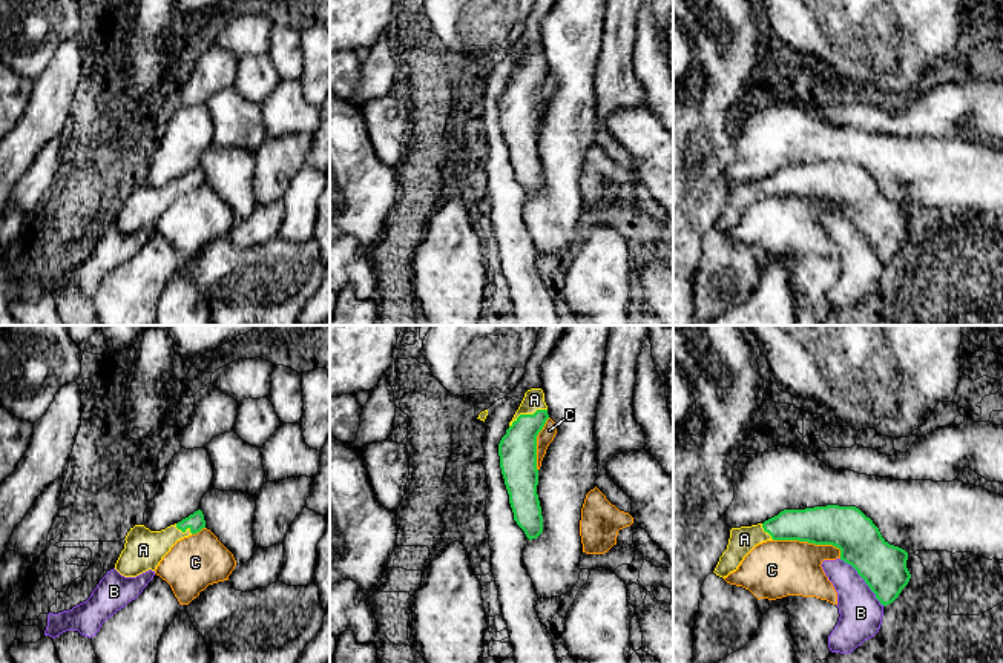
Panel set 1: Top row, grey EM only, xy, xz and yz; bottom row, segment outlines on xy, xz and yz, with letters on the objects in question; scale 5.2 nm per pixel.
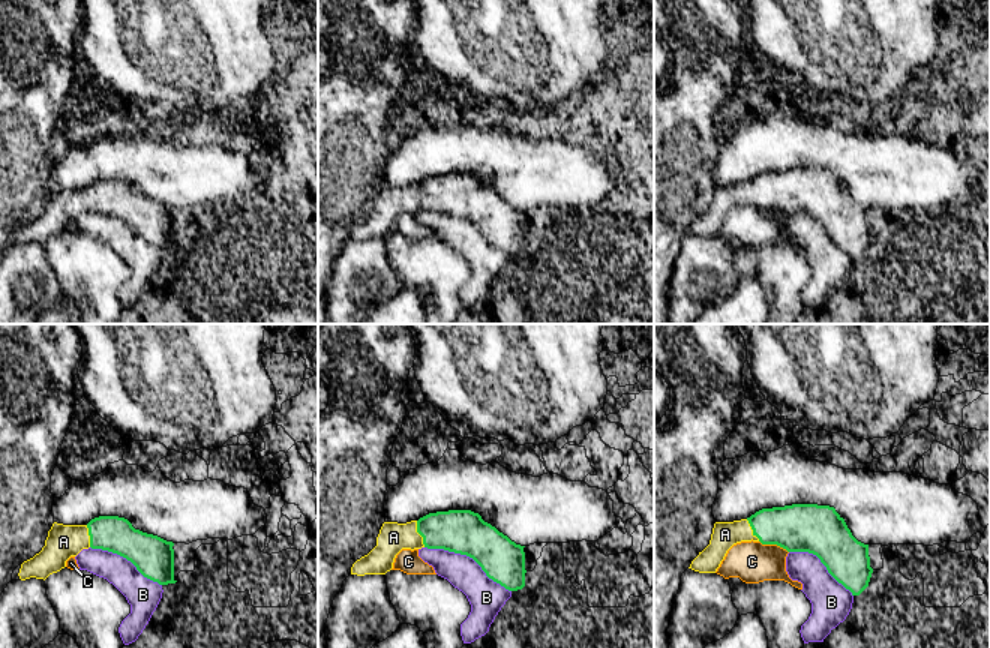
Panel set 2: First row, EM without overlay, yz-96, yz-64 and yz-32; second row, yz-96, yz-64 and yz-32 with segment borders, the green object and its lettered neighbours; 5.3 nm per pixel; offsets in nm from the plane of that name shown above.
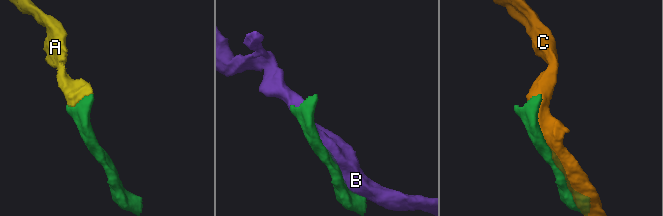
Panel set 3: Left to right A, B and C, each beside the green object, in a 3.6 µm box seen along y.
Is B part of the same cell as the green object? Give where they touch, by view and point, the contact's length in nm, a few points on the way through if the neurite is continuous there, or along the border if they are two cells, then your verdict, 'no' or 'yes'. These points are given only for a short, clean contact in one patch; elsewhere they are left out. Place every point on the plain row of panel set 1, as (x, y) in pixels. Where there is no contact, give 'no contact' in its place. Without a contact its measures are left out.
meets green in yz at (864, 235); contact 340 nm long; no

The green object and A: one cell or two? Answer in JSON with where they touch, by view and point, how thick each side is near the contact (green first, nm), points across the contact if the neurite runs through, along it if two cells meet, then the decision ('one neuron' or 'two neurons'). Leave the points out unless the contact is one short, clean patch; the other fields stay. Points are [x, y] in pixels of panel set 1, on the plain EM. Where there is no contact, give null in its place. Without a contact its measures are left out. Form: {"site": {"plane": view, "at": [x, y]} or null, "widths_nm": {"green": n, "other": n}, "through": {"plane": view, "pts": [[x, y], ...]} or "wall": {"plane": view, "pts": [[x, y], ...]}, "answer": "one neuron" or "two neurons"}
{"site": {"plane": "xz", "at": [526, 71]}, "widths_nm": {"green": 200, "other": 110}, "through": {"plane": "xz", "pts": [[517, 106], [526, 80], [526, 71], [532, 65], [534, 56]]}, "answer": "one neuron"}

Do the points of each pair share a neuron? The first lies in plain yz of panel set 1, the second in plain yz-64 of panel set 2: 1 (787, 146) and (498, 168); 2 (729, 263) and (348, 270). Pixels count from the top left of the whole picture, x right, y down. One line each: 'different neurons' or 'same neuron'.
1: same neuron
2: same neuron

